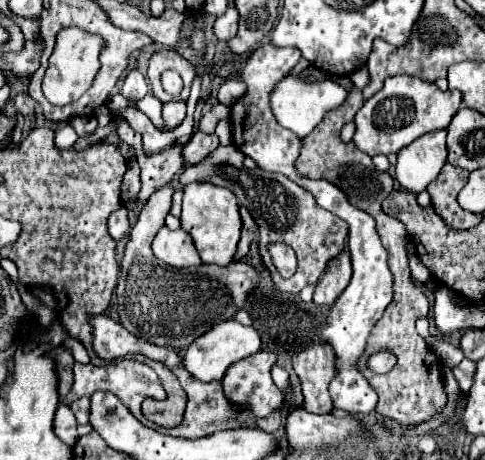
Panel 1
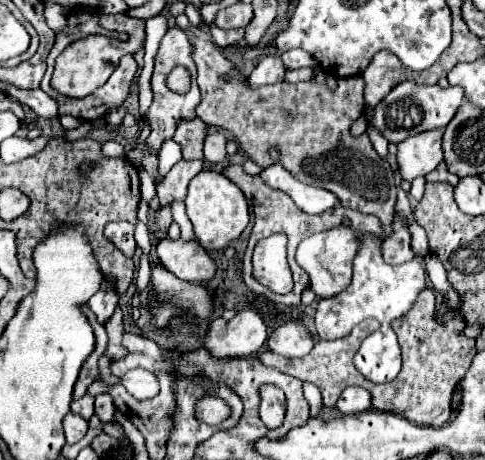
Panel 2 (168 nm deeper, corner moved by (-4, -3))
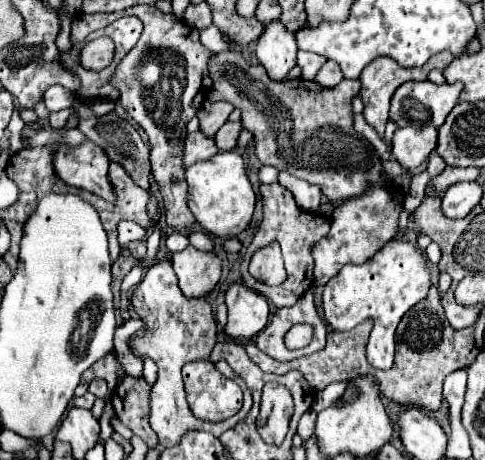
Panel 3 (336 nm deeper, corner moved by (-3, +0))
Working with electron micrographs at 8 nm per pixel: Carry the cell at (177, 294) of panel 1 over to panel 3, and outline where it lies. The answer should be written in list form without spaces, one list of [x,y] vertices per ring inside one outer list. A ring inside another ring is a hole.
[[[200,131],[188,133],[186,149],[184,149],[184,167],[190,167],[196,161],[206,161],[216,153],[218,153],[218,149],[216,149],[214,137],[206,137]]]

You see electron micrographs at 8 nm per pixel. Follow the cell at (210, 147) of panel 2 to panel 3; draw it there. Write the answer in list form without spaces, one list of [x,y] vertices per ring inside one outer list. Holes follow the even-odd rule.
[[[228,121],[218,133],[216,133],[216,145],[220,151],[232,151],[238,145],[238,135],[242,131],[240,121]]]

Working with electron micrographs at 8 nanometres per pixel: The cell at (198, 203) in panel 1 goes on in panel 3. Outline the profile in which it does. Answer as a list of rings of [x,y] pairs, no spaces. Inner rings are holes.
[[[236,151],[216,153],[208,161],[190,165],[186,169],[186,179],[188,179],[188,207],[194,213],[196,221],[206,231],[228,239],[228,237],[236,237],[248,227],[256,205],[256,193],[252,189],[240,153]]]

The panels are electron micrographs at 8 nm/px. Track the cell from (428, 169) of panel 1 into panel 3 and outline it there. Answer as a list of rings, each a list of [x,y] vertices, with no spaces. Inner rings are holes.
[[[432,125],[420,129],[400,127],[392,137],[392,155],[402,167],[416,171],[416,167],[422,165],[436,149],[436,139],[438,131]]]

